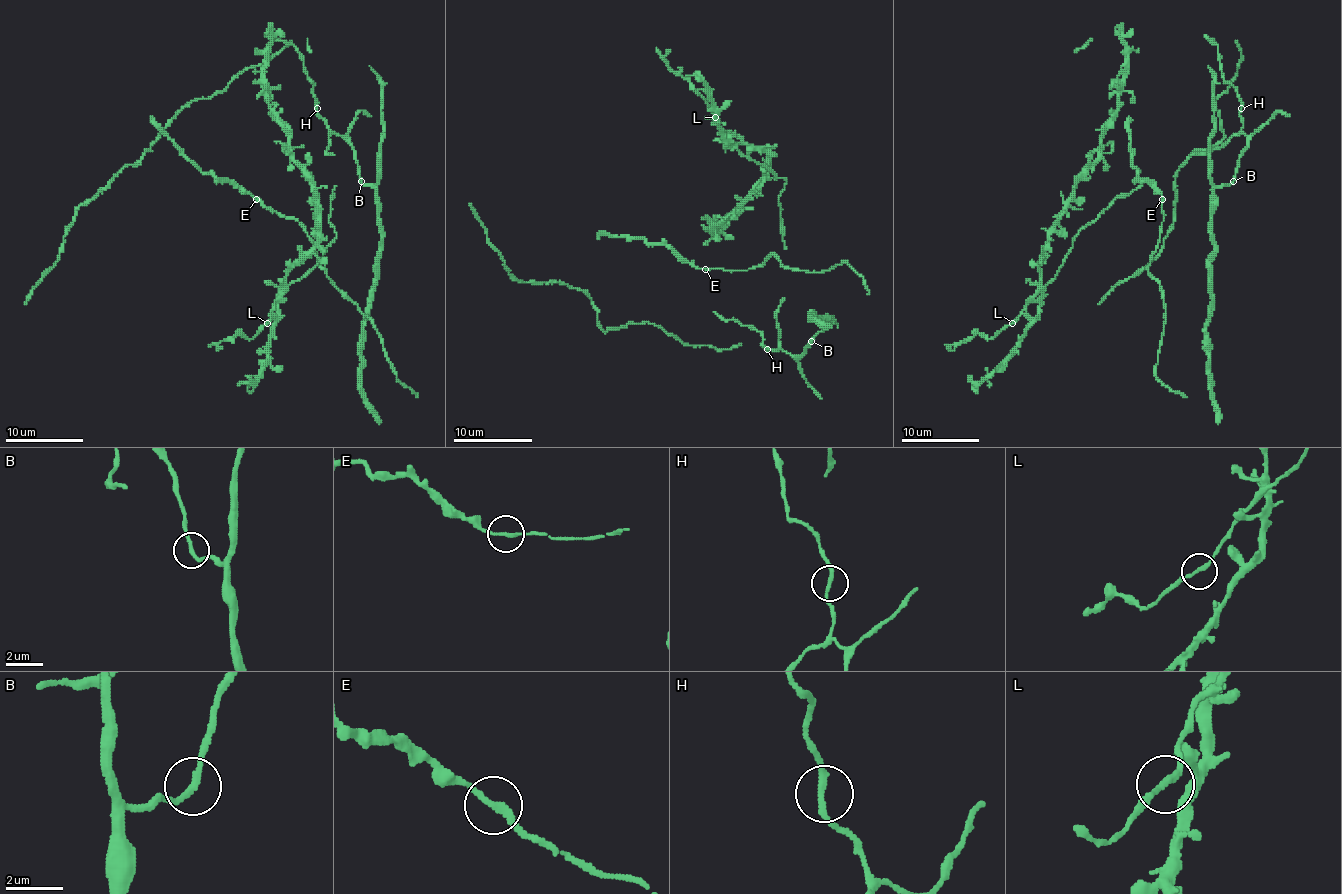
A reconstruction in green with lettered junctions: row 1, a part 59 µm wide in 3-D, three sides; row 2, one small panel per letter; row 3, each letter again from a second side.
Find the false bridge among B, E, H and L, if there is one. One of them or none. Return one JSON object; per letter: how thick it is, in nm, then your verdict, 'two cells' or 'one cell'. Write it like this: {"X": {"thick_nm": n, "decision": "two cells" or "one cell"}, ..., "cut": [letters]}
{"B": {"thick_nm": 190, "decision": "one cell"}, "E": {"thick_nm": 200, "decision": "two cells"}, "H": {"thick_nm": 200, "decision": "one cell"}, "L": {"thick_nm": 190, "decision": "one cell"}, "cut": ["E"]}

